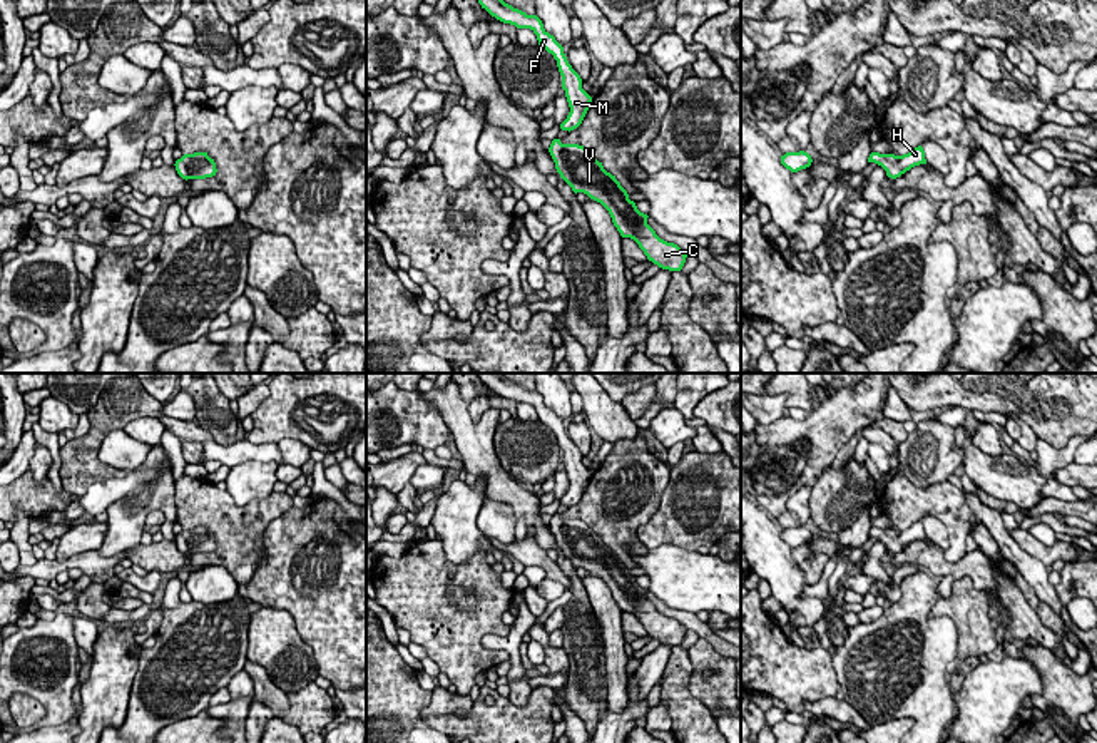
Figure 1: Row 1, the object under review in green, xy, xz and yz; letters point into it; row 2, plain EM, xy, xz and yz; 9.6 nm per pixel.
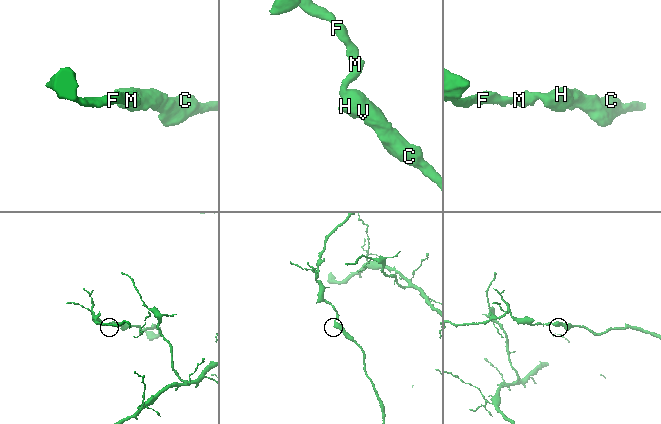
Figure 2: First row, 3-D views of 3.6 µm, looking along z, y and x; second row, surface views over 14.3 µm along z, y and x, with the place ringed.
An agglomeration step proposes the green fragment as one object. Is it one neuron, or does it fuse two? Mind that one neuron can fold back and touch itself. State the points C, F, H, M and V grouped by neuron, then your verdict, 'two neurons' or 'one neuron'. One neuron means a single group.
C F H M V; one neuron

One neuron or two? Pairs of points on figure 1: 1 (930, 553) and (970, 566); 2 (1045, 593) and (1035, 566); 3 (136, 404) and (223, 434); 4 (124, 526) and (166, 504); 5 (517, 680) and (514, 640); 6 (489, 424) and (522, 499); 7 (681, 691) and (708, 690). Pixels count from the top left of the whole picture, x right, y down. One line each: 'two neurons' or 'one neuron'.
1: one neuron
2: one neuron
3: two neurons
4: one neuron
5: one neuron
6: one neuron
7: two neurons

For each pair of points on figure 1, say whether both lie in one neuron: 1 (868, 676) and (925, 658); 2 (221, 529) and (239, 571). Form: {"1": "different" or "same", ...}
{"1": "same", "2": "same"}

